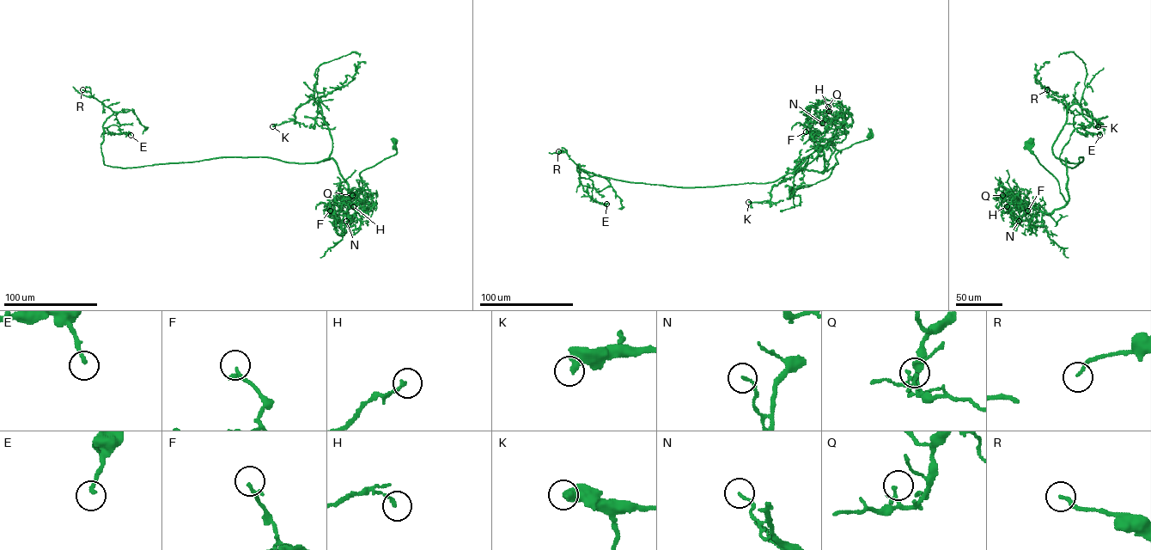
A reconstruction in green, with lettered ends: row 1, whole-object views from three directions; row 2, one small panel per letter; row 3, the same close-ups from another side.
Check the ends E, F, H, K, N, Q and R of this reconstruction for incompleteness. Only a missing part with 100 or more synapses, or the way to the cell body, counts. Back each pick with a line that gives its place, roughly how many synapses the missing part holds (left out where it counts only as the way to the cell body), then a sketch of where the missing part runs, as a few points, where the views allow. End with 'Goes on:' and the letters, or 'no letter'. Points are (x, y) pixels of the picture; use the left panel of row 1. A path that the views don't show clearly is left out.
Goes on: no letter

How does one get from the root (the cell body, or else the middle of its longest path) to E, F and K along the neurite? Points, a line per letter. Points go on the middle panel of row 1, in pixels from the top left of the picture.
E: (869, 136), (823, 173), (764, 183), (631, 182), (579, 163), (583, 190), (606, 204)
F: (869, 136), (840, 150), (835, 156), (838, 163), (827, 171), (821, 141), (806, 131)
K: (869, 136), (840, 150), (838, 163), (823, 173), (793, 174), (807, 156), (773, 186), (770, 201), (748, 202)

